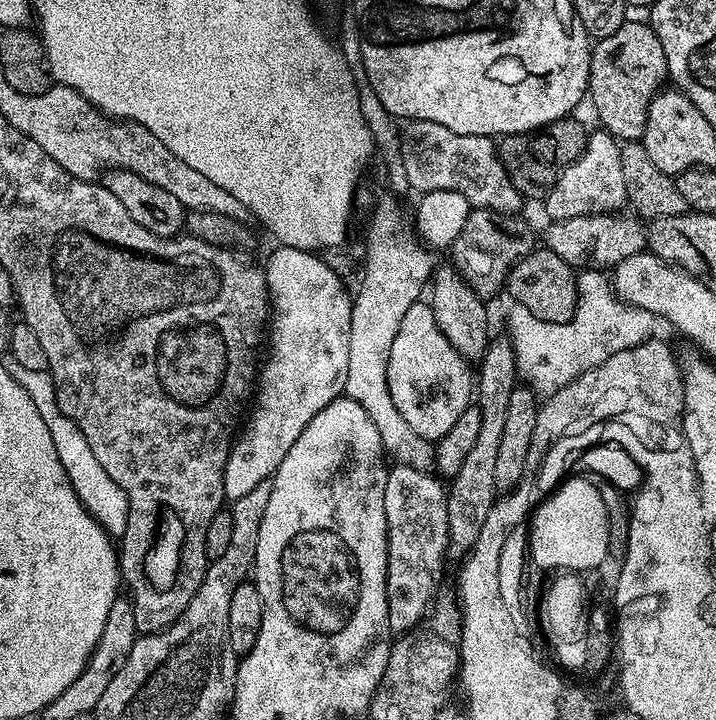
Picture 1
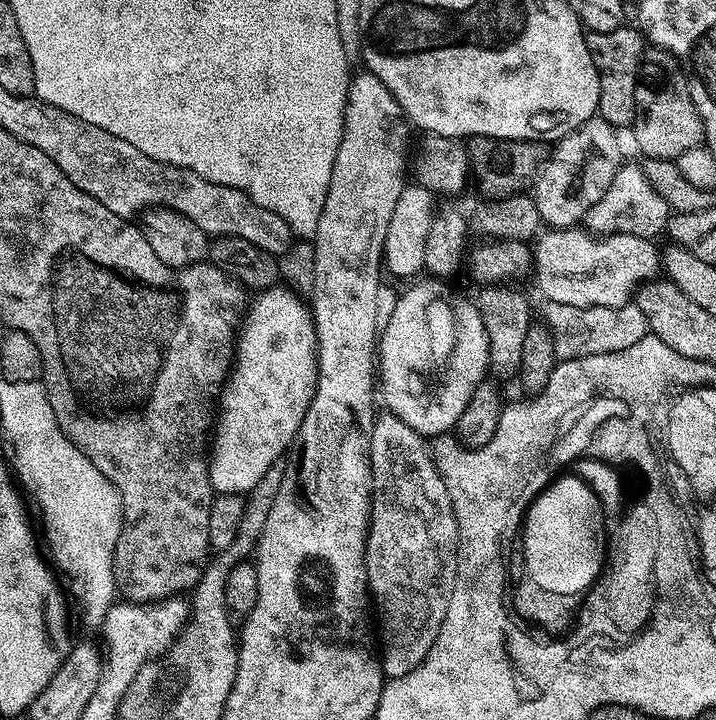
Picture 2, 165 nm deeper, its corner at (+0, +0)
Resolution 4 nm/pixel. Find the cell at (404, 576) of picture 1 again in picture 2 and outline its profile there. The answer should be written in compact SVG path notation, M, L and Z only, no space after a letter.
M391 414L377 415L372 422L370 434L370 470L372 471L372 511L368 513L368 537L366 538L366 578L368 579L368 591L371 603L374 605L374 616L380 619L380 640L378 636L378 659L380 668L384 671L388 680L401 680L406 674L410 674L430 654L430 646L434 646L434 638L438 638L438 630L442 630L442 622L446 618L446 606L450 606L450 594L454 590L454 582L458 574L458 550L460 549L460 531L458 520L452 509L450 494L446 490L446 482L442 474L436 468L432 457L429 441L421 436L406 422L402 422Z

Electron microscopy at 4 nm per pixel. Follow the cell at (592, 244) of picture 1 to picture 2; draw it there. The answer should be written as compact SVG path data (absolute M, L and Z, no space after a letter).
M621 163L618 174L614 174L614 182L610 182L610 190L586 210L582 221L583 227L589 232L601 236L613 236L614 234L634 234L644 240L656 238L659 232L663 233L668 227L670 209L668 203L654 190L646 178L643 167L639 163Z

